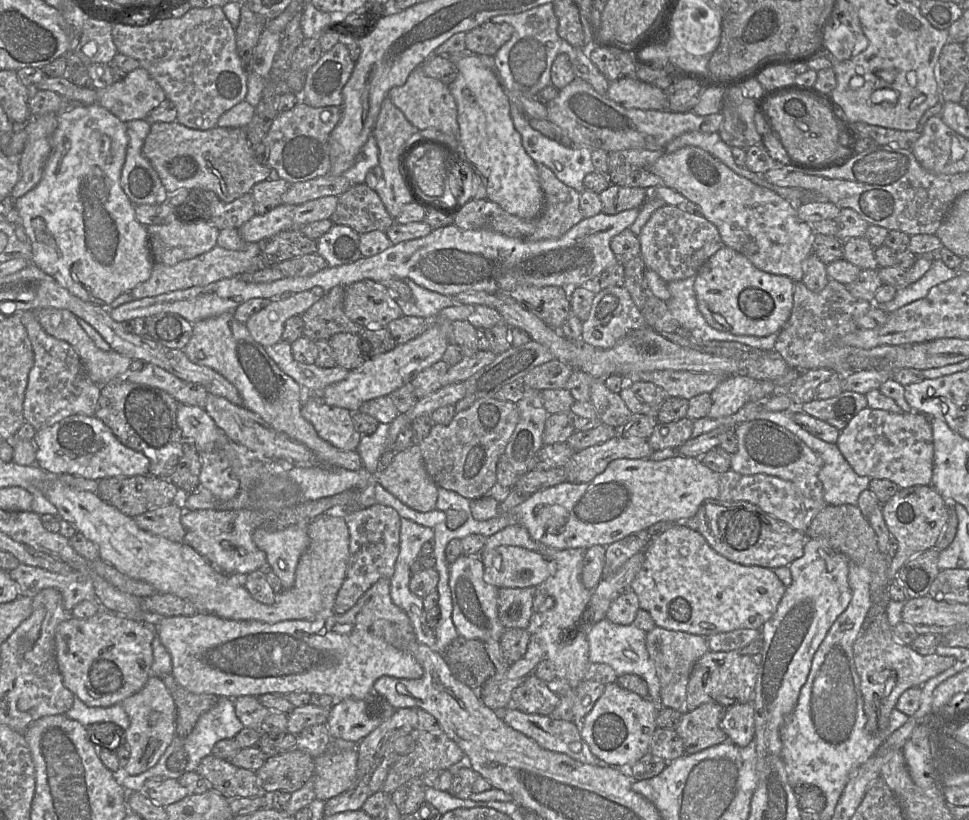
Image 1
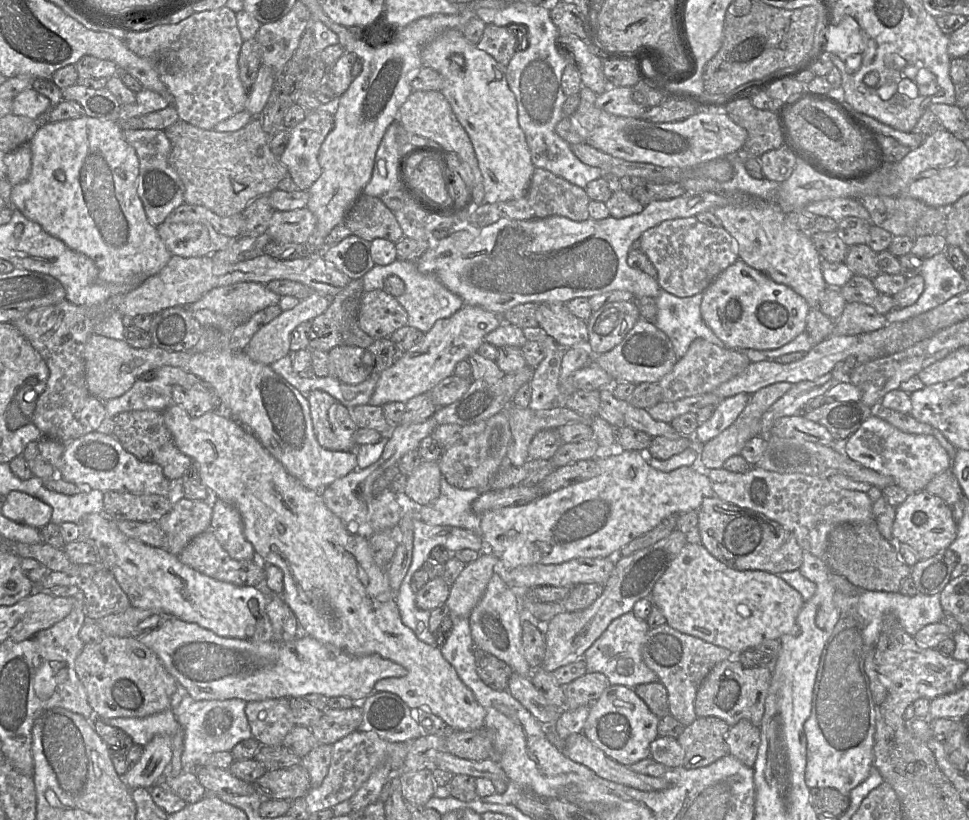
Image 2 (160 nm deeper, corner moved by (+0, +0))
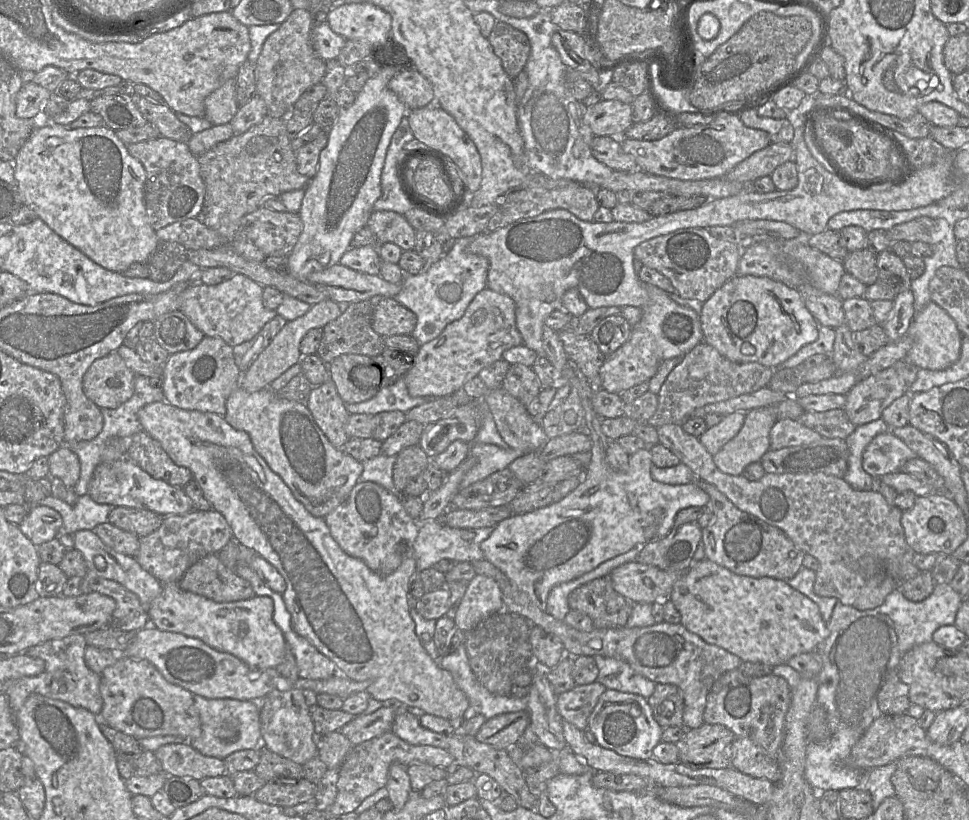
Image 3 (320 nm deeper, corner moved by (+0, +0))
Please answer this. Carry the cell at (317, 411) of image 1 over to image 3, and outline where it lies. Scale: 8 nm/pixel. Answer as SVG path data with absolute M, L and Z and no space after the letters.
M330 379L312 388L307 408L331 444L342 449L349 439L345 431L349 412Z

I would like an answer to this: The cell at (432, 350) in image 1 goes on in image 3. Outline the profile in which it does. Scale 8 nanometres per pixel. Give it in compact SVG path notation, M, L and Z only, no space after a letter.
M486 287L476 294L461 318L449 323L438 337L420 346L412 367L403 376L408 393L412 397L450 396L463 389L463 385L484 367L502 359L504 351L521 344L523 339L516 327L515 302L508 295Z

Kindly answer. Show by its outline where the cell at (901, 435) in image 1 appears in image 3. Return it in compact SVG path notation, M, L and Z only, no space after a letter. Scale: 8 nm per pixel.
M892 432L878 434L862 455L864 470L874 479L901 471L903 465L918 455Z

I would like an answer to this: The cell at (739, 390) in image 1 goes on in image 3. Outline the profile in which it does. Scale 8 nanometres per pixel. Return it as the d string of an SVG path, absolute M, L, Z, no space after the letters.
M737 411L725 415L721 422L707 428L707 430L698 437L712 456L718 453L729 440L737 435L743 426L747 412L748 411Z

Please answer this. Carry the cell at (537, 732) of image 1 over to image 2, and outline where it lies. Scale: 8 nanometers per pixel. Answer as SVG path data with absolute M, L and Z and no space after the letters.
M581 732L563 739L562 753L570 760L582 764L599 777L642 791L661 791L670 786L665 777L636 773L608 757Z

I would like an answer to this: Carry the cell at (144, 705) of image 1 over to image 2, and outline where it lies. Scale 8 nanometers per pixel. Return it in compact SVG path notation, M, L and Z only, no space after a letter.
M157 735L143 746L139 761L123 777L130 789L144 787L150 790L157 784L172 759L172 737Z

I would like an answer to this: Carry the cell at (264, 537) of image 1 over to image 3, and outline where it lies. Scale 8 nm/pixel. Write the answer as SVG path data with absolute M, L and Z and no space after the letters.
M160 401L147 404L141 408L138 412L138 419L143 431L161 444L164 451L176 465L185 467L192 472L193 478L200 485L205 498L211 503L212 508L225 517L233 531L234 539L254 550L280 572L286 582L286 589L282 595L286 607L291 614L291 623L294 631L306 638L320 653L332 660L341 675L355 681L370 680L370 685L366 691L371 698L386 704L409 708L416 713L430 714L448 719L452 722L461 721L470 714L470 705L467 696L457 686L450 672L443 669L439 663L427 653L416 634L415 622L410 615L410 586L418 573L417 563L414 557L405 560L394 572L388 575L380 575L372 571L364 561L347 554L333 538L325 519L312 515L305 506L296 499L287 484L268 466L266 461L254 449L249 435L244 431L232 428L224 417L215 413L184 410L170 405L166 401Z

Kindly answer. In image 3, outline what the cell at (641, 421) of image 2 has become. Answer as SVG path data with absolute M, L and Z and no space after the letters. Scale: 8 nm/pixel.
M666 424L657 429L659 443L672 451L686 464L698 479L713 484L734 505L765 522L783 530L794 544L805 553L817 558L820 563L816 570L814 592L822 597L835 597L844 605L858 610L873 609L885 601L896 590L895 582L884 573L884 561L909 563L916 554L907 544L901 525L901 511L889 505L876 491L864 491L851 487L843 478L818 473L767 473L759 480L750 481L743 475L722 472L713 461L699 438L686 433L681 425Z

